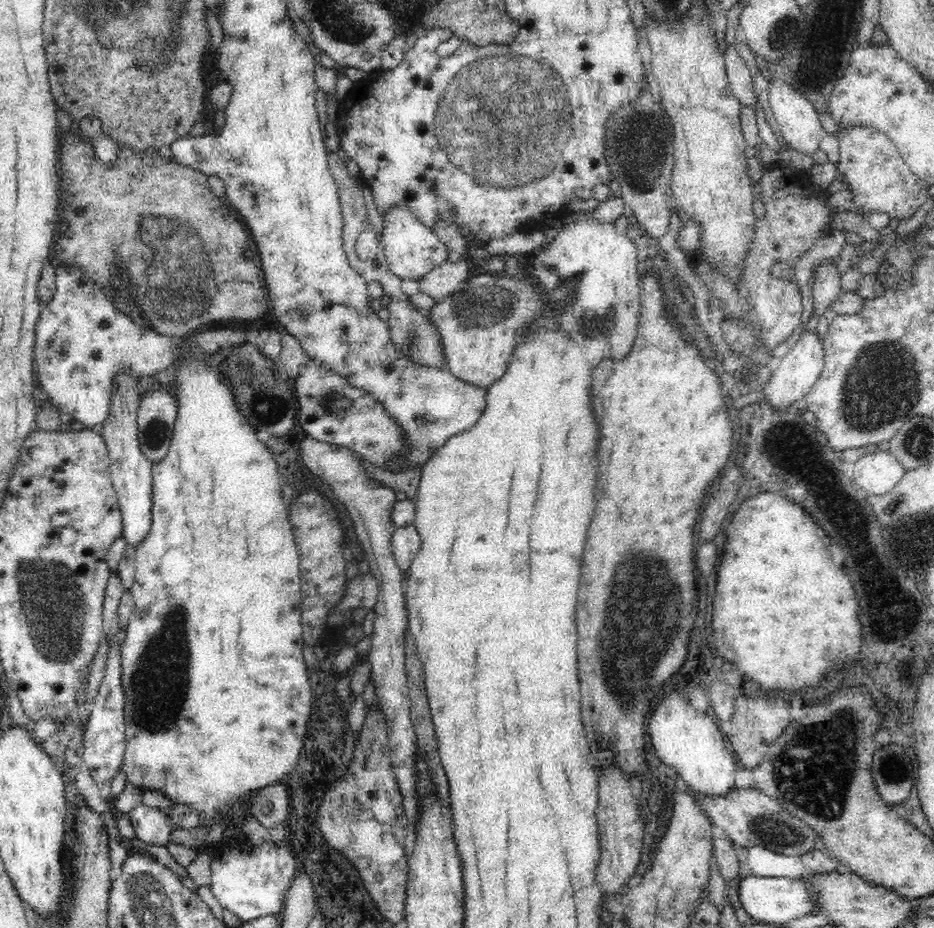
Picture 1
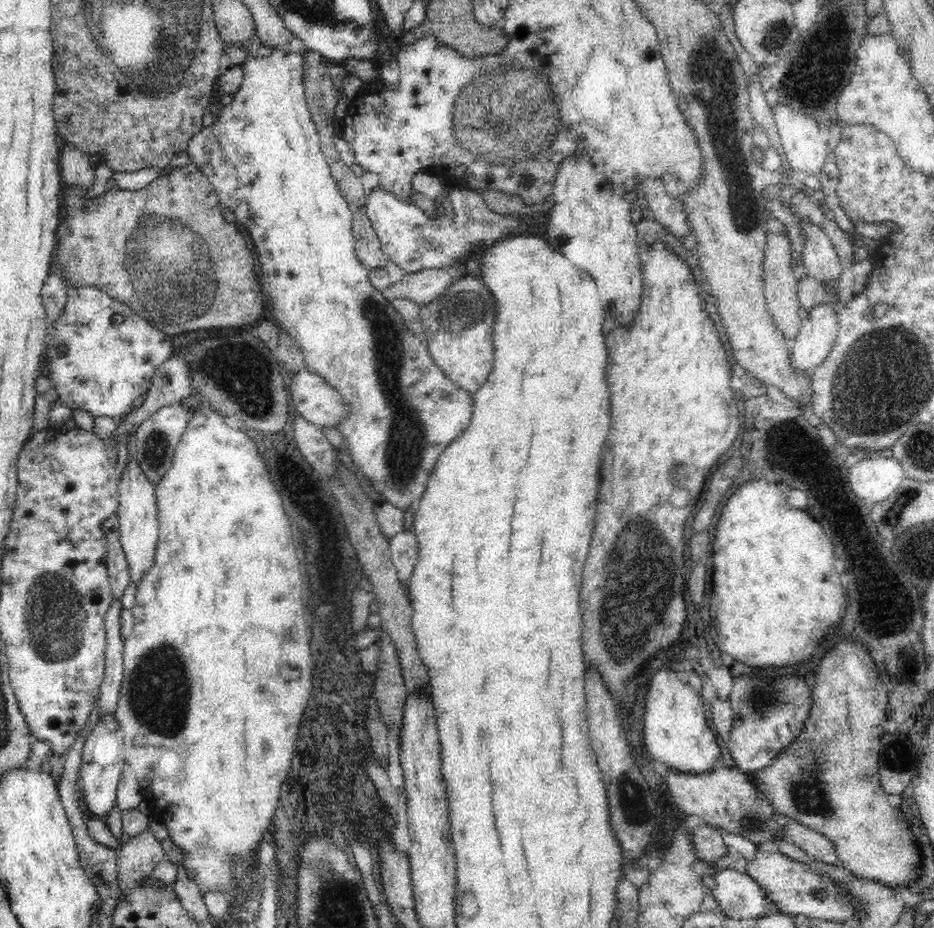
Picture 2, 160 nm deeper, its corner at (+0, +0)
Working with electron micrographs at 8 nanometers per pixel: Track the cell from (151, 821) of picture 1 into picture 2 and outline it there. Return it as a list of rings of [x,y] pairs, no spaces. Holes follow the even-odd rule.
[[[144,830],[130,837],[117,851],[119,866],[119,888],[124,890],[128,884],[140,884],[146,880],[156,864],[164,858],[161,842],[148,831]]]

